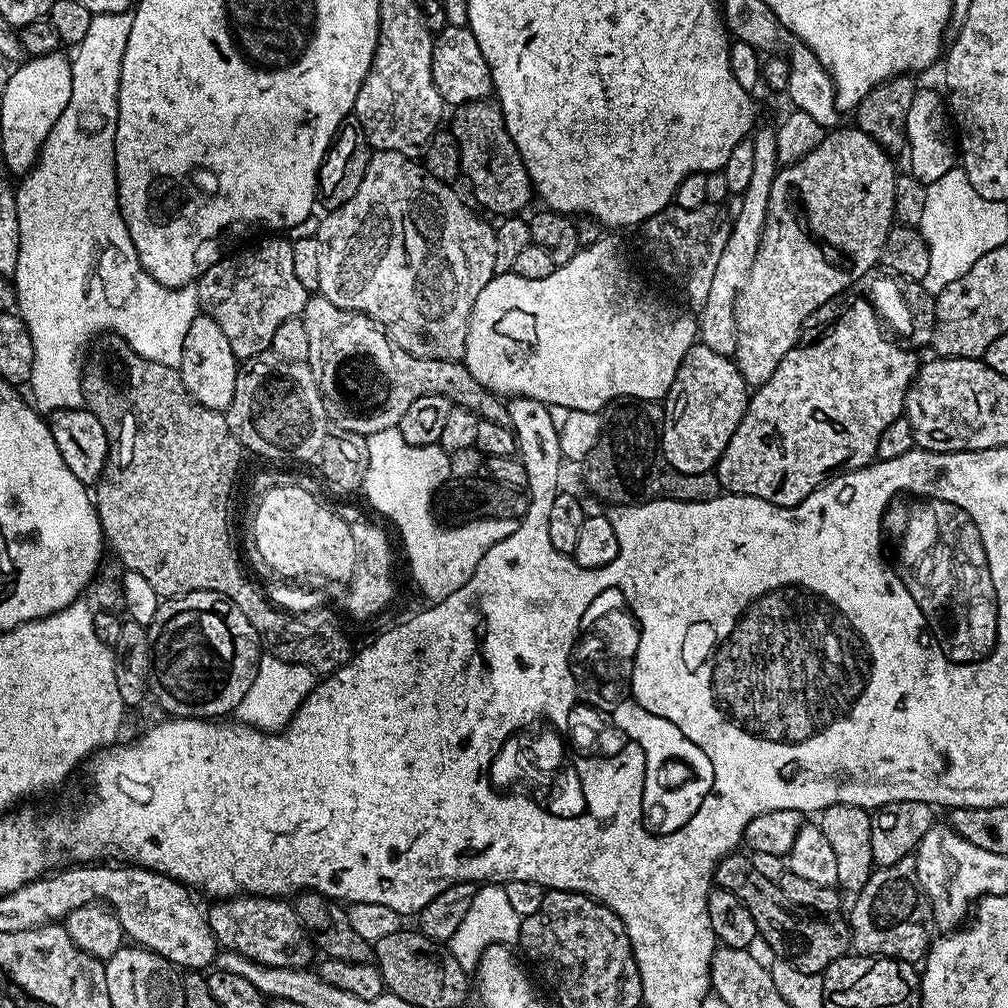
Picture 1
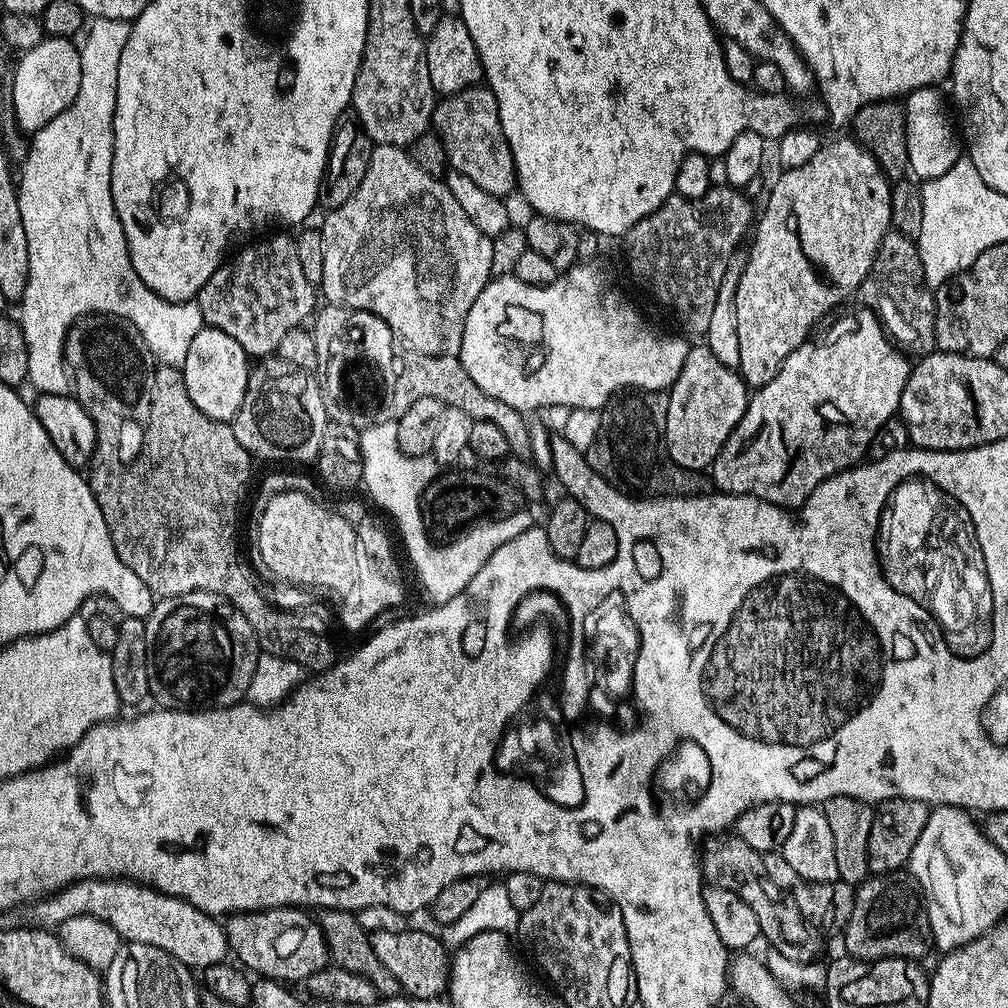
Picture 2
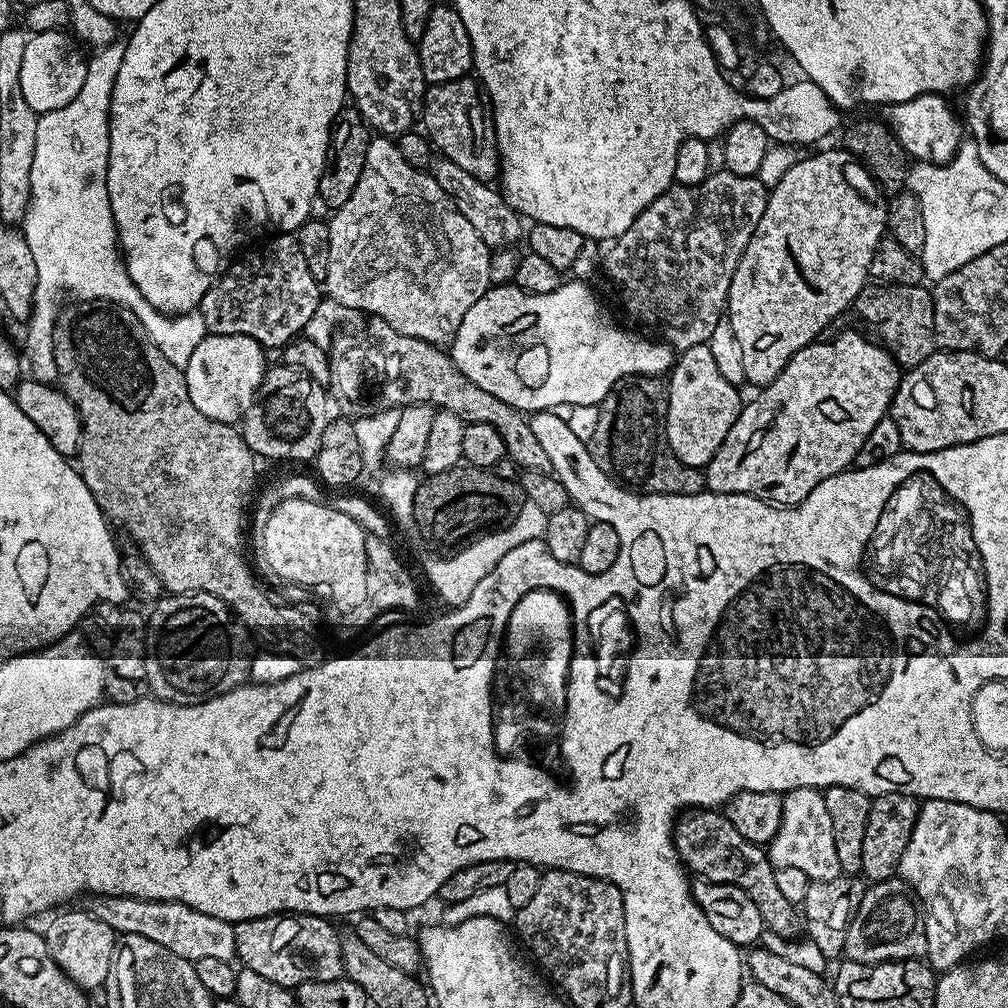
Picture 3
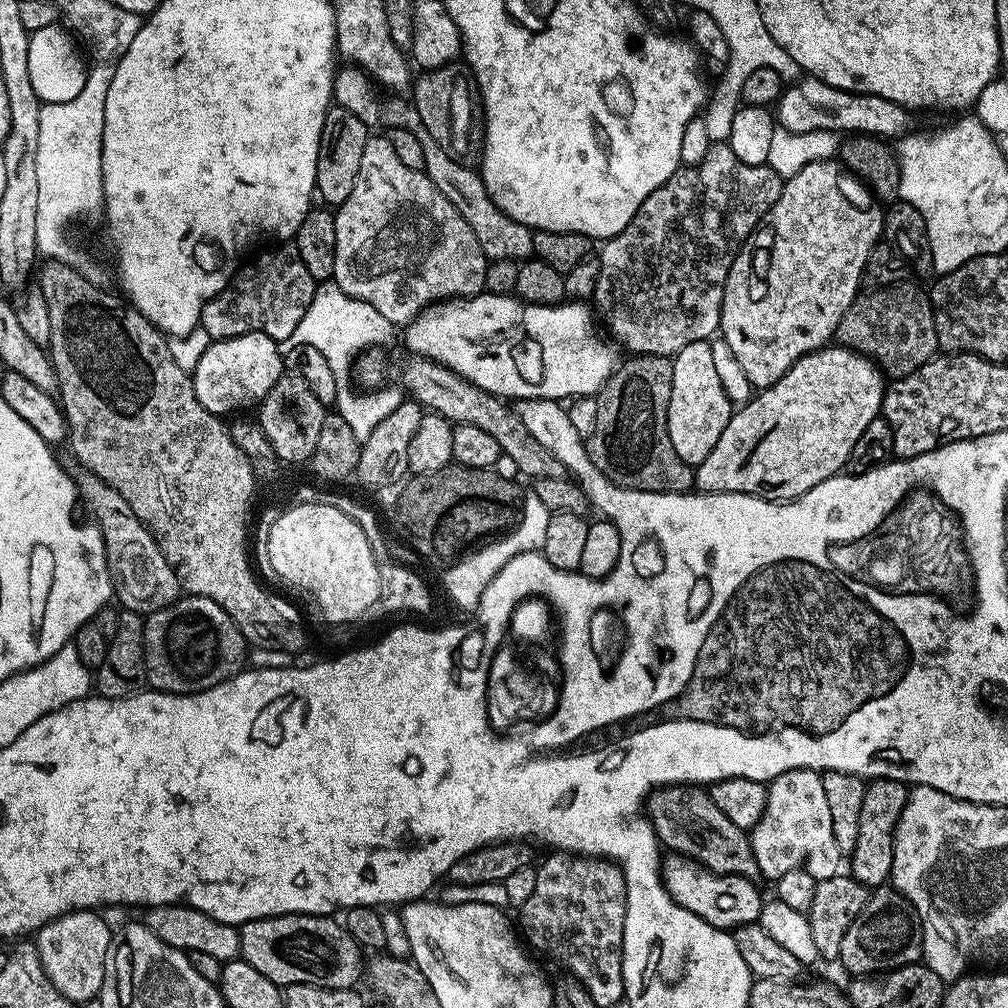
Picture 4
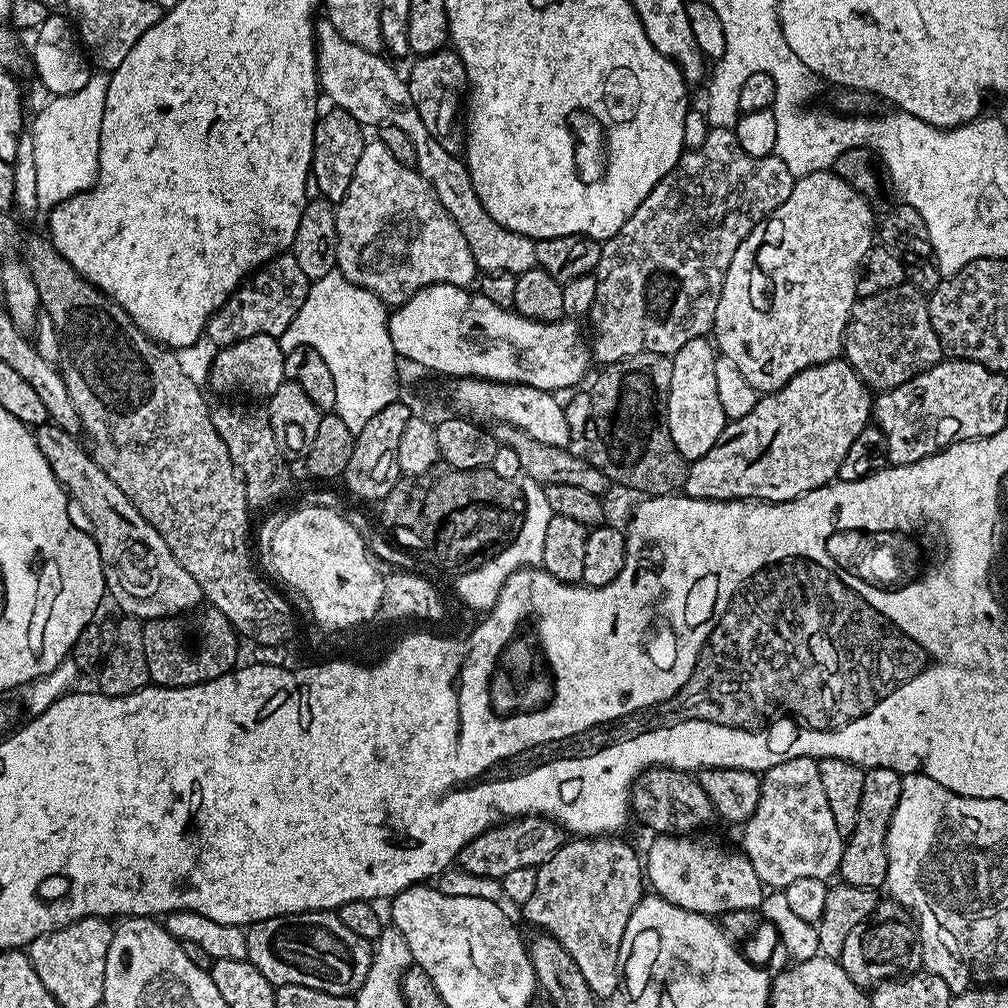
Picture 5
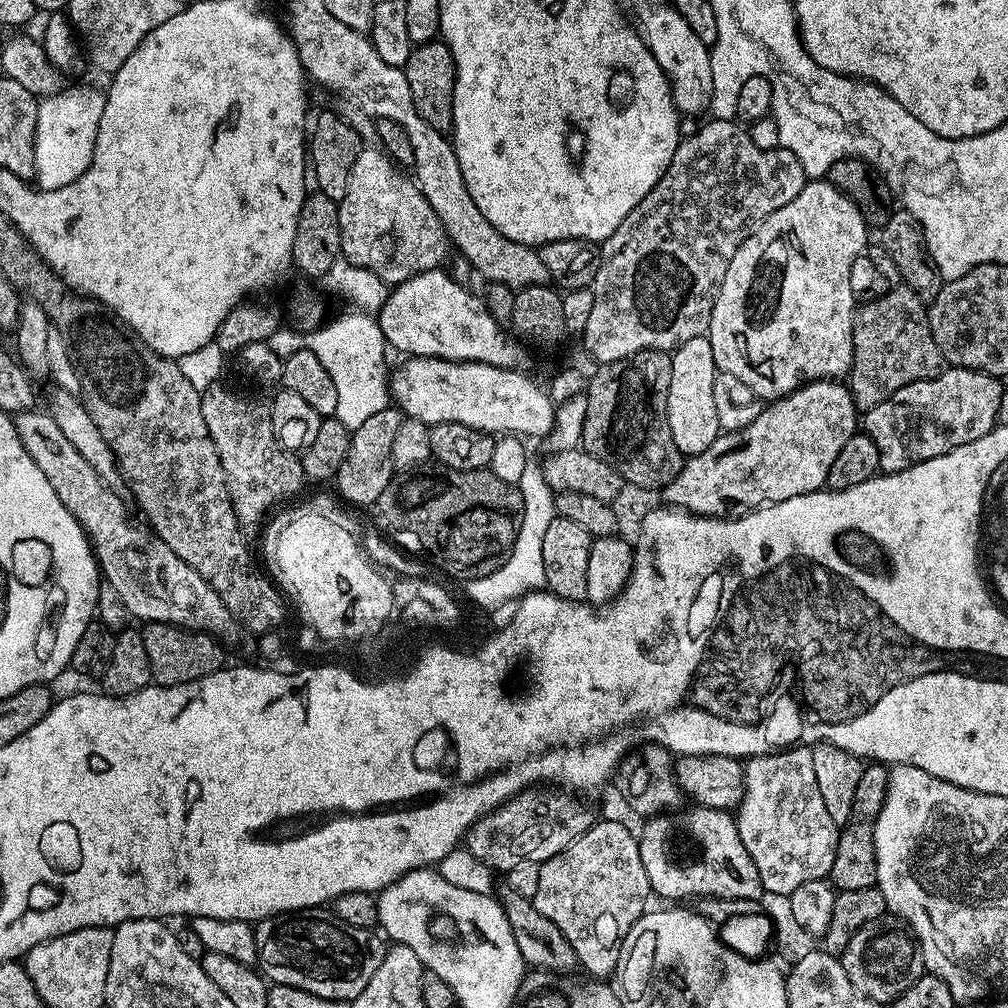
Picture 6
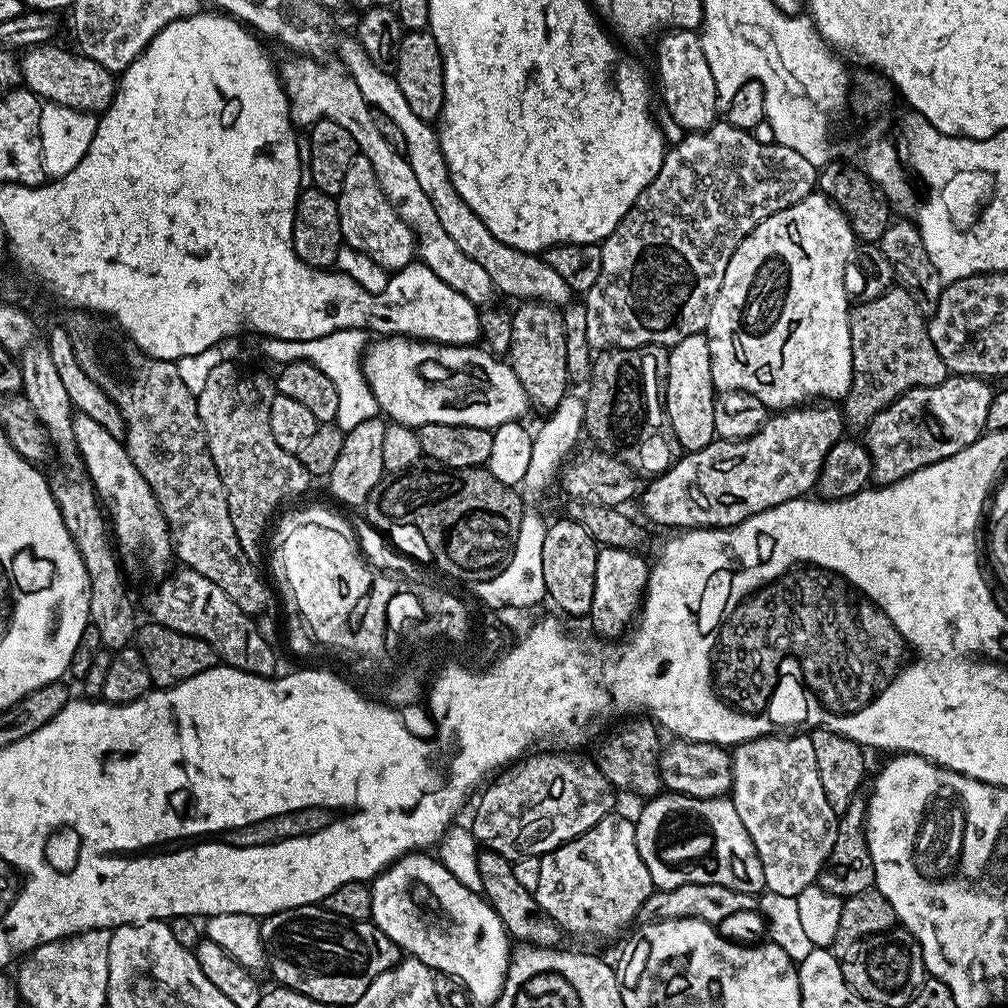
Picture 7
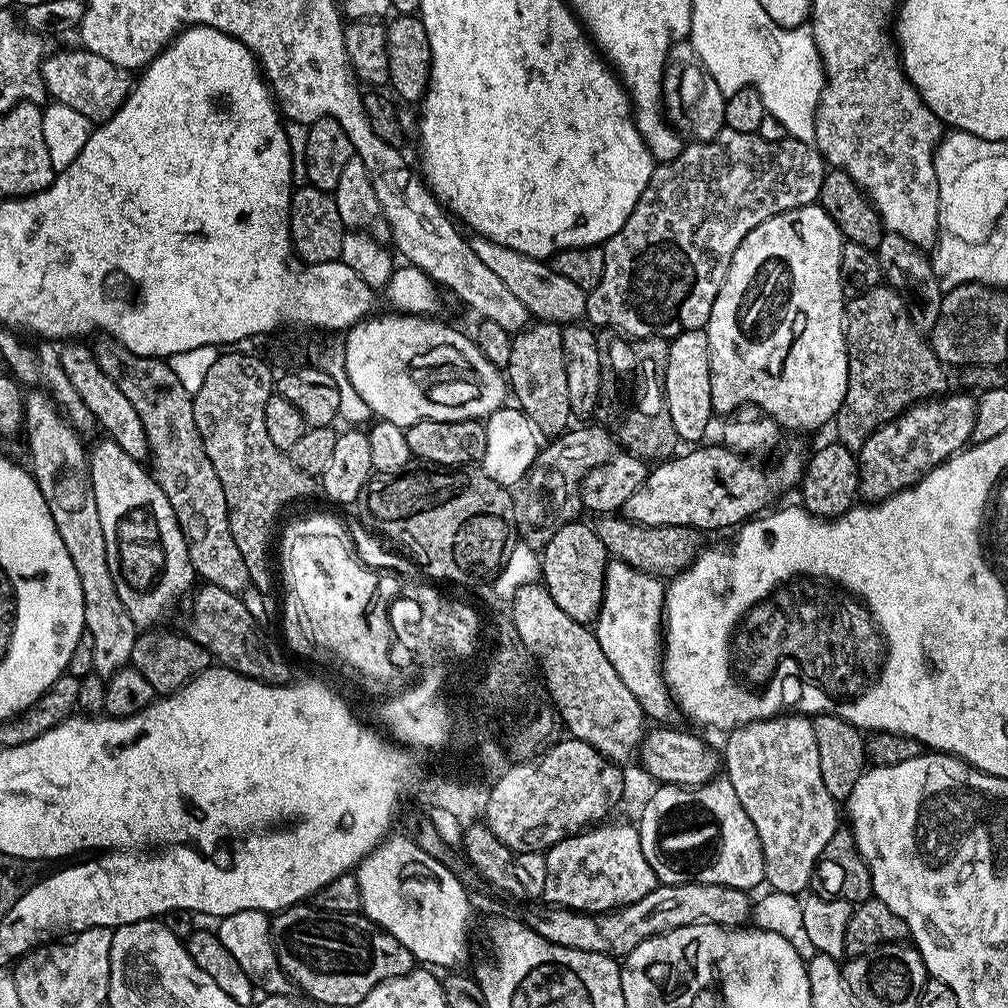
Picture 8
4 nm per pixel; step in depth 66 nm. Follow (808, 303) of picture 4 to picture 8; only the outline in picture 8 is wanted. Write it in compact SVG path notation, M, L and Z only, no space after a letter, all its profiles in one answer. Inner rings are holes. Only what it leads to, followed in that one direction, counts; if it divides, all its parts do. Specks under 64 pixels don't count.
M819 203L807 204L789 212L778 214L766 222L762 222L734 250L732 261L728 267L726 278L718 290L718 298L714 298L714 306L710 310L710 318L706 325L708 333L708 357L710 358L710 398L713 413L735 413L737 408L751 406L760 409L765 416L771 416L781 429L793 428L796 432L812 432L823 424L831 425L836 419L836 411L842 406L842 398L846 398L848 385L848 343L844 340L844 317L846 315L845 281L840 275L840 255L845 238L834 226L830 214L821 208Z

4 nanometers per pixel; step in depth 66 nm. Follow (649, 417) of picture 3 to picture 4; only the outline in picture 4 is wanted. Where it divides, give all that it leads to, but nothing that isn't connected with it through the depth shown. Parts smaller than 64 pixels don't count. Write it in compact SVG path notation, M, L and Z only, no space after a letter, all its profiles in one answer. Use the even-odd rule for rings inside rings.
M643 354L633 355L632 360L621 363L612 369L610 378L600 388L598 395L595 397L597 402L597 421L594 422L594 432L588 436L586 443L588 445L588 457L592 459L592 464L606 474L618 488L629 488L630 490L642 490L643 492L690 492L694 488L694 468L693 465L682 462L674 450L674 442L670 442L670 430L668 429L668 407L670 406L670 390L674 382L672 373L672 362L667 356L645 356Z

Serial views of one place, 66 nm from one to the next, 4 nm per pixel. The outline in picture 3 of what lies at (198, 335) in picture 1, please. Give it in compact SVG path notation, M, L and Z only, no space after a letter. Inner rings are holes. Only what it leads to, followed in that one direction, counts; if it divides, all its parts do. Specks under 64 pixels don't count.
M209 333L198 344L184 369L190 400L202 414L223 424L237 425L264 380L266 350L246 335L214 335Z

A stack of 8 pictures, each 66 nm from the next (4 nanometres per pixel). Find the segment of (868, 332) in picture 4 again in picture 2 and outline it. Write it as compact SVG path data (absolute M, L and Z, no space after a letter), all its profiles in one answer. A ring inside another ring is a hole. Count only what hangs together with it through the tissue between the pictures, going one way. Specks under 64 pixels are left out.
M869 278L860 284L859 296L859 303L875 312L892 343L909 357L919 358L937 351L934 334L936 297L927 287L903 288L897 284L885 284L879 279Z

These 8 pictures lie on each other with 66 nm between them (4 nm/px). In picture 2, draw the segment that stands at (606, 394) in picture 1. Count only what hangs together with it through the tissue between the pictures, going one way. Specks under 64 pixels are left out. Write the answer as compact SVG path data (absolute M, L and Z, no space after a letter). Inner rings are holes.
M580 262L567 269L563 274L557 275L553 284L546 286L526 286L526 282L518 282L516 276L498 276L489 280L487 286L474 298L474 306L470 306L470 314L466 314L466 326L462 330L462 346L460 347L460 361L462 366L466 366L466 374L478 382L481 390L486 390L493 398L499 398L506 402L506 406L514 406L520 412L531 414L535 408L564 408L571 410L574 408L603 409L617 394L625 390L643 390L645 392L664 392L671 389L672 383L678 378L682 370L682 362L686 362L686 354L690 347L689 341L683 335L667 336L664 332L659 332L656 328L651 328L644 321L644 316L619 292L616 288L608 285L608 280L599 272L592 268L591 263Z

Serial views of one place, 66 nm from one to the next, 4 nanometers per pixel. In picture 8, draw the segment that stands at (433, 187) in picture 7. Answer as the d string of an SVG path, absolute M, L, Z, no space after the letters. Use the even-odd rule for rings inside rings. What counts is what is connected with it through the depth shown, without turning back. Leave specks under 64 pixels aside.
M473 235L470 243L474 254L482 258L482 263L498 277L506 290L510 290L510 294L514 294L514 298L518 298L518 302L522 302L522 306L526 306L528 313L537 321L567 326L585 319L588 293L574 286L574 282L562 278L562 274L552 269L551 263L518 254L518 250L510 250L498 242L486 239L485 236Z

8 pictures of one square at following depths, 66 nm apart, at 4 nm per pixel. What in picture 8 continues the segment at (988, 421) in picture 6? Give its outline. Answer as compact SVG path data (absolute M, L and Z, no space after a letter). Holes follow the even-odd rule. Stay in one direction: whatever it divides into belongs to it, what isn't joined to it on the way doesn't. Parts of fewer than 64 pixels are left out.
M960 390L957 396L945 394L922 400L907 408L899 418L884 424L858 449L860 491L865 501L887 500L903 488L911 488L930 470L956 455L972 440L976 417L975 395Z

